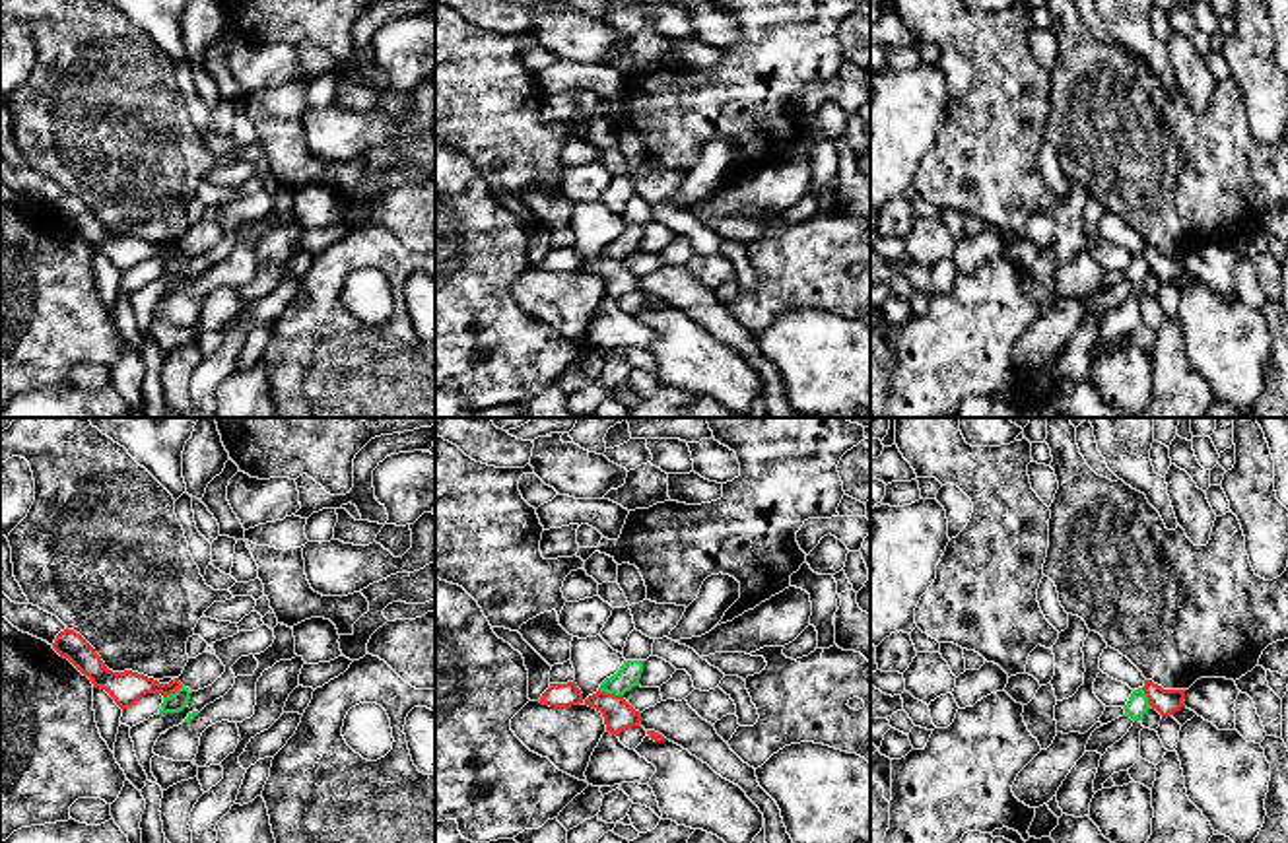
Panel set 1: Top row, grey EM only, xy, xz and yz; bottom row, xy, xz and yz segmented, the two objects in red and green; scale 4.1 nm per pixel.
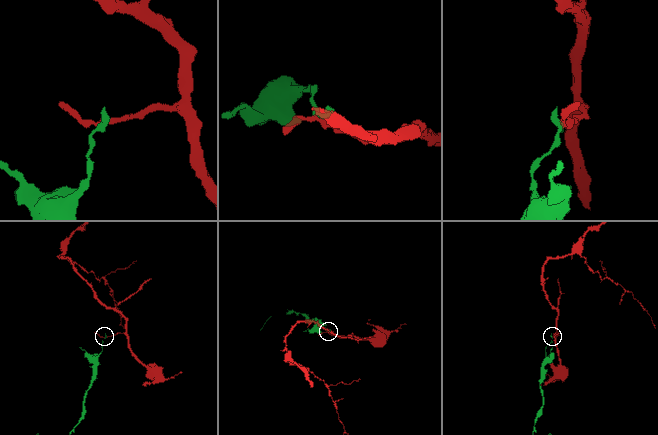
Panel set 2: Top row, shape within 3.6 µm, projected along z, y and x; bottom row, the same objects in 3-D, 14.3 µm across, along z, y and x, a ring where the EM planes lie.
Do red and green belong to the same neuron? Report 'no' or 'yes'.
no

